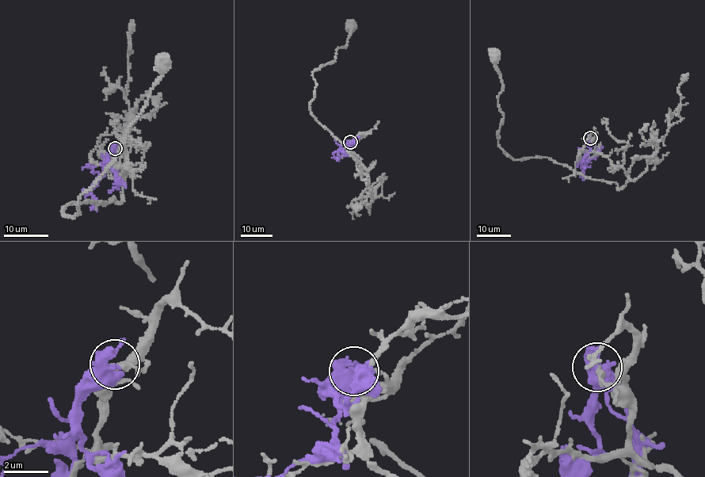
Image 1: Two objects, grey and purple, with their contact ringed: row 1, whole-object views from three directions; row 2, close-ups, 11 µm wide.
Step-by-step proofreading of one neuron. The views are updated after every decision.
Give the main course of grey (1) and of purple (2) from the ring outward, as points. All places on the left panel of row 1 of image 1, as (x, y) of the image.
1: (115, 147), (111, 163), (127, 169), (120, 203), (71, 203), (63, 215), (74, 219), (117, 154), (167, 55)
2: (115, 147), (108, 154), (103, 172), (92, 189), (96, 211)

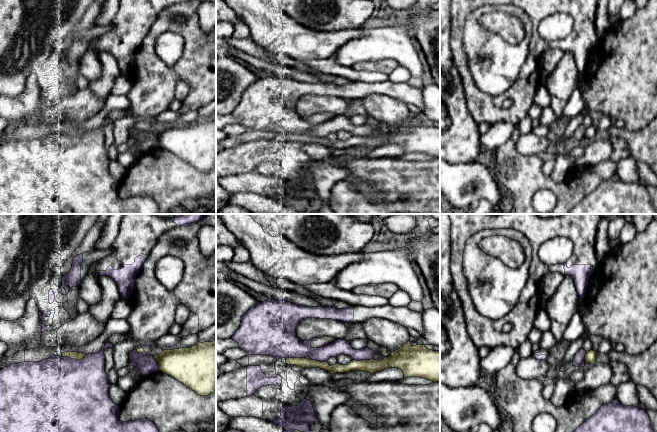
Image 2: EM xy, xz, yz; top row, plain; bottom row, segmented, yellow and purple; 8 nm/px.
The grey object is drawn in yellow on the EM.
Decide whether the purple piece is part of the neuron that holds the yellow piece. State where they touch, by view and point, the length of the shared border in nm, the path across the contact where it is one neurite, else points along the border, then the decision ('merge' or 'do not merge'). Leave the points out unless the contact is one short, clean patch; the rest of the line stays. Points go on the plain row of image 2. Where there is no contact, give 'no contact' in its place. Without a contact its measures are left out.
meets yellow in xy at (73, 134); contact 200 nm long; do not merge

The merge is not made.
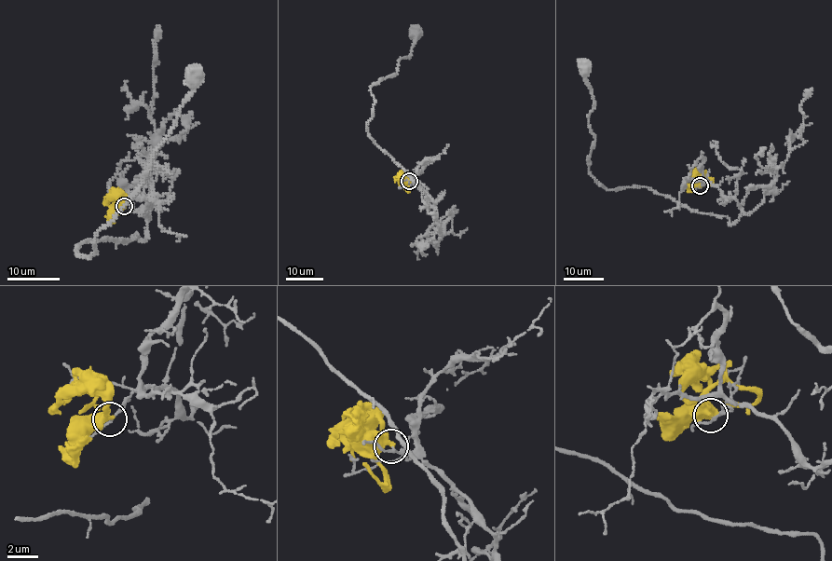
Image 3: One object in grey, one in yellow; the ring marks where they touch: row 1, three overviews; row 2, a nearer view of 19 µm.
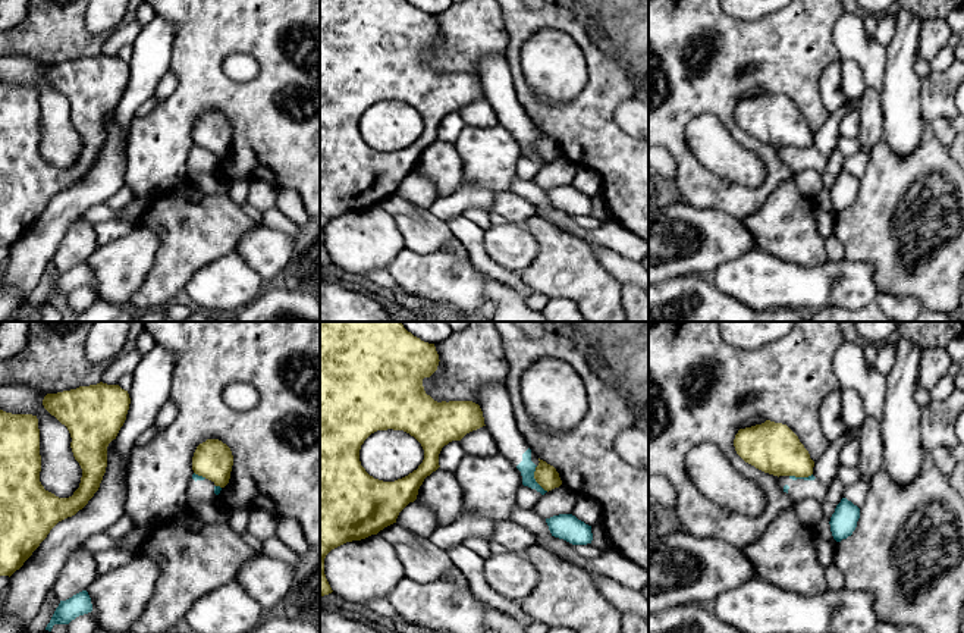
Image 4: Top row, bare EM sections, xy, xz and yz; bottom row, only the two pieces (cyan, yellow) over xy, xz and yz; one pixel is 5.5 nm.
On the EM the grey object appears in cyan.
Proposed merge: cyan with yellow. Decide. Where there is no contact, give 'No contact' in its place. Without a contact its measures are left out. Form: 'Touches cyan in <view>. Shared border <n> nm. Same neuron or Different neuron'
Touches cyan in xz. Shared border 160 nm. Different neuron

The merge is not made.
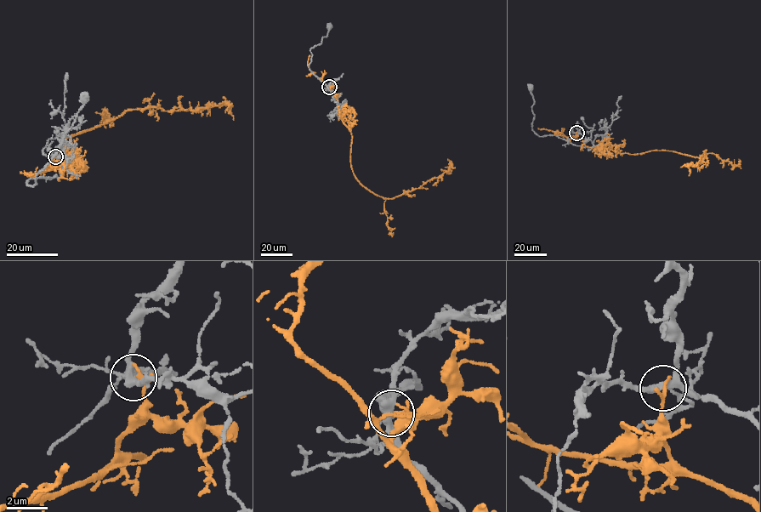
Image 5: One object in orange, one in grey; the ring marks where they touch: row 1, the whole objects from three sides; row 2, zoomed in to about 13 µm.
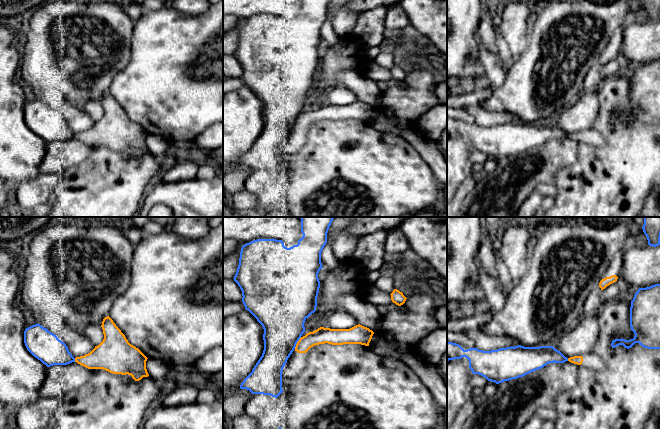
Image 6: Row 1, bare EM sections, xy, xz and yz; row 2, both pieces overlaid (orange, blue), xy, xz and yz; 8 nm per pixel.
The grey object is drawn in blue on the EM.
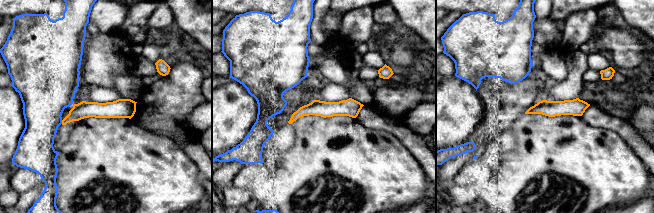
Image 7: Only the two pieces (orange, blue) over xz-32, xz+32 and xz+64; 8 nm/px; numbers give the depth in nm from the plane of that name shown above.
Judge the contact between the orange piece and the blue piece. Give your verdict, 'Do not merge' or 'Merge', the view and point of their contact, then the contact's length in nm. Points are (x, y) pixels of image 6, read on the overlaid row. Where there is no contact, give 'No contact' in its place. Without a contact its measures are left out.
Do not merge. Touches orange at xz (297, 343). Shared border 110 nm

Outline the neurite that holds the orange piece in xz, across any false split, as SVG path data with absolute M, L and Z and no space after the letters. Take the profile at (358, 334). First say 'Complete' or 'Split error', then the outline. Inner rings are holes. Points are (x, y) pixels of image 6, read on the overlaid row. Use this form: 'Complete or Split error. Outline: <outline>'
Complete. Outline: M360 324L350 329L330 329L320 327L301 337L296 344L295 351L306 353L311 347L319 344L361 344L369 346L374 332Z

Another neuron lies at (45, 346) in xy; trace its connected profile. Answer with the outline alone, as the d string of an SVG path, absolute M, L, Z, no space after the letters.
M38 323L25 329L24 343L27 350L47 367L75 362L66 344Z

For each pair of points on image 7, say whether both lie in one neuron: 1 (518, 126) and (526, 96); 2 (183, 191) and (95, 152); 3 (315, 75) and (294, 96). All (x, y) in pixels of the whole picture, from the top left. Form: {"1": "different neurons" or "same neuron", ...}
{"1": "different neurons", "2": "same neuron", "3": "different neurons"}

